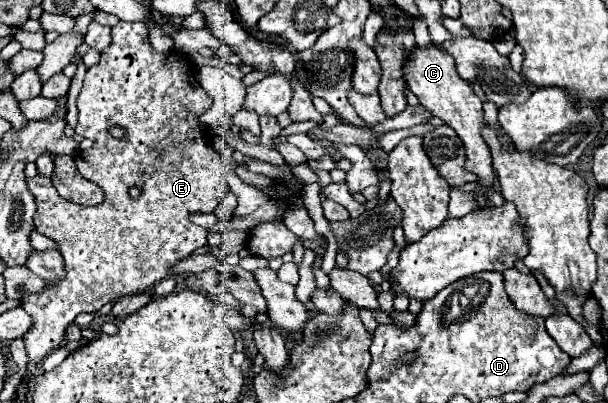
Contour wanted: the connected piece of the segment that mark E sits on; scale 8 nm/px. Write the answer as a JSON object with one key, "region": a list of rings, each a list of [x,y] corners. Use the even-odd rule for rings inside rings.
{"region":[[[118,22],[114,28],[112,28],[112,46],[108,50],[102,52],[102,58],[96,66],[88,68],[86,72],[86,78],[84,78],[84,86],[82,86],[82,92],[78,96],[78,126],[76,126],[76,132],[84,134],[86,138],[94,138],[94,144],[92,148],[88,148],[86,152],[78,152],[76,154],[76,164],[78,164],[78,170],[80,174],[87,180],[92,180],[96,184],[100,184],[104,188],[104,202],[102,204],[96,204],[96,206],[80,206],[80,204],[74,204],[70,200],[64,200],[56,188],[52,186],[50,178],[48,176],[34,176],[34,178],[26,178],[26,186],[28,190],[34,194],[34,200],[36,200],[36,214],[34,214],[34,228],[54,240],[60,248],[60,254],[64,256],[64,264],[66,264],[66,278],[58,284],[48,284],[46,290],[42,294],[28,294],[22,298],[22,308],[32,316],[32,328],[30,332],[24,334],[24,344],[26,344],[26,354],[28,354],[28,364],[26,364],[26,374],[24,378],[20,380],[20,386],[30,380],[36,372],[36,366],[38,362],[48,356],[52,350],[56,350],[60,346],[60,342],[64,340],[64,332],[68,328],[68,324],[74,322],[74,318],[80,314],[80,312],[96,312],[100,310],[106,302],[114,302],[114,300],[120,300],[122,296],[130,296],[130,294],[142,294],[142,292],[148,292],[150,288],[154,288],[158,282],[162,282],[164,278],[168,278],[168,268],[172,268],[172,264],[176,264],[178,260],[190,256],[196,248],[202,248],[206,246],[206,234],[208,230],[206,228],[200,228],[196,224],[190,222],[190,216],[192,214],[200,214],[200,212],[214,212],[218,208],[218,204],[222,202],[222,198],[226,196],[228,192],[228,184],[224,180],[224,164],[218,156],[218,152],[208,144],[204,132],[198,128],[198,116],[212,104],[212,98],[204,92],[204,88],[198,84],[196,80],[196,74],[194,74],[196,66],[182,54],[160,54],[156,52],[152,46],[150,46],[150,40],[148,40],[148,28],[142,24],[142,22]],[[110,126],[122,126],[126,130],[126,136],[122,140],[116,140],[108,134]],[[132,186],[140,186],[142,188],[142,194],[138,198],[132,198],[130,196],[130,188]]]}

